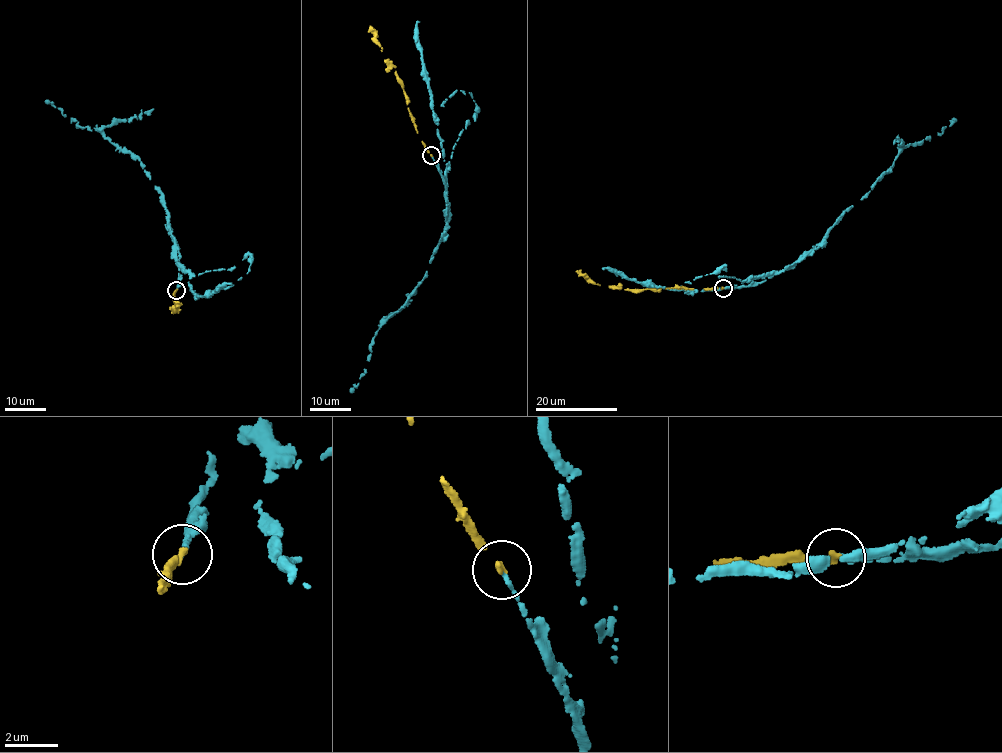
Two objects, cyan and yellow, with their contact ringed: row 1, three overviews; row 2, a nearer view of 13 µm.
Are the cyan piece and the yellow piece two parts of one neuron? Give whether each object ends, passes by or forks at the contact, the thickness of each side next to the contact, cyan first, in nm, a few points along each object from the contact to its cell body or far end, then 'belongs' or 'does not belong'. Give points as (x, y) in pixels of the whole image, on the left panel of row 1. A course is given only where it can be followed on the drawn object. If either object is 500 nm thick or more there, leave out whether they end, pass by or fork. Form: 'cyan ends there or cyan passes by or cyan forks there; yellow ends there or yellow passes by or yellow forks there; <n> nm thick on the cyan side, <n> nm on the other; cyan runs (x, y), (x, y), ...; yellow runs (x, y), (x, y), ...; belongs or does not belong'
cyan ends there; yellow ends there; 150 nm thick on the cyan side, 200 nm on the other; cyan runs (176, 290), (180, 271), (169, 218), (161, 194), (137, 158), (45, 101); yellow runs (176, 290), (172, 298), (179, 311), (173, 313), (178, 302); belongs

